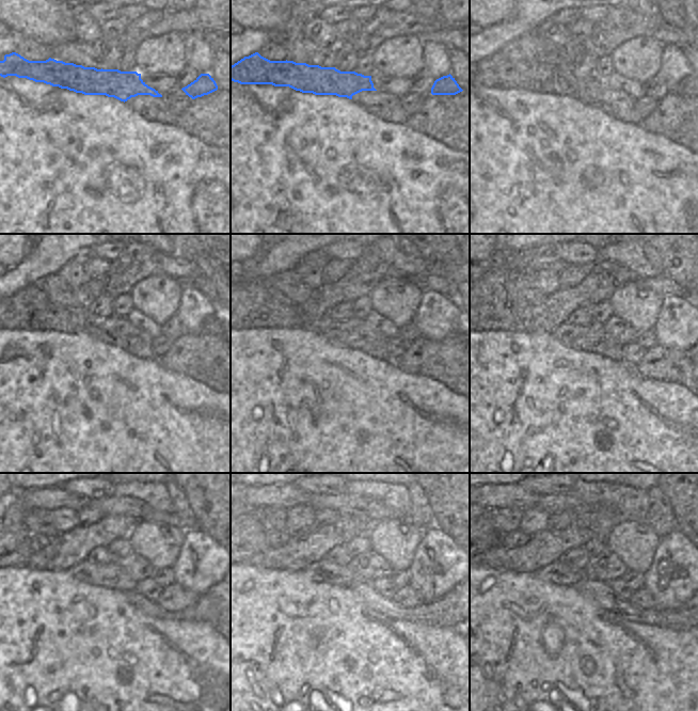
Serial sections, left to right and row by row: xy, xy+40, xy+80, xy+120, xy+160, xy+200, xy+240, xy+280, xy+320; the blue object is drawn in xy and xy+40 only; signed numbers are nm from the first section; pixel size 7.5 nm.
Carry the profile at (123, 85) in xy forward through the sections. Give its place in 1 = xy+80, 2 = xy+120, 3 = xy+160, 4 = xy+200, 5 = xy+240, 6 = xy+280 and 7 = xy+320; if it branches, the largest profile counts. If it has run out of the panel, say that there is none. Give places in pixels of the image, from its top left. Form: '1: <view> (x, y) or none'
1: xy+80 (495, 72)
2: xy+120 (17, 312)
3: xy+160 (252, 306)
4: xy+200 (491, 310)
5: xy+240 (13, 548)
6: xy+280 (252, 538)
7: xy+320 (491, 537)

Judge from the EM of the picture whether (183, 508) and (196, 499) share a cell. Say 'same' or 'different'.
different

